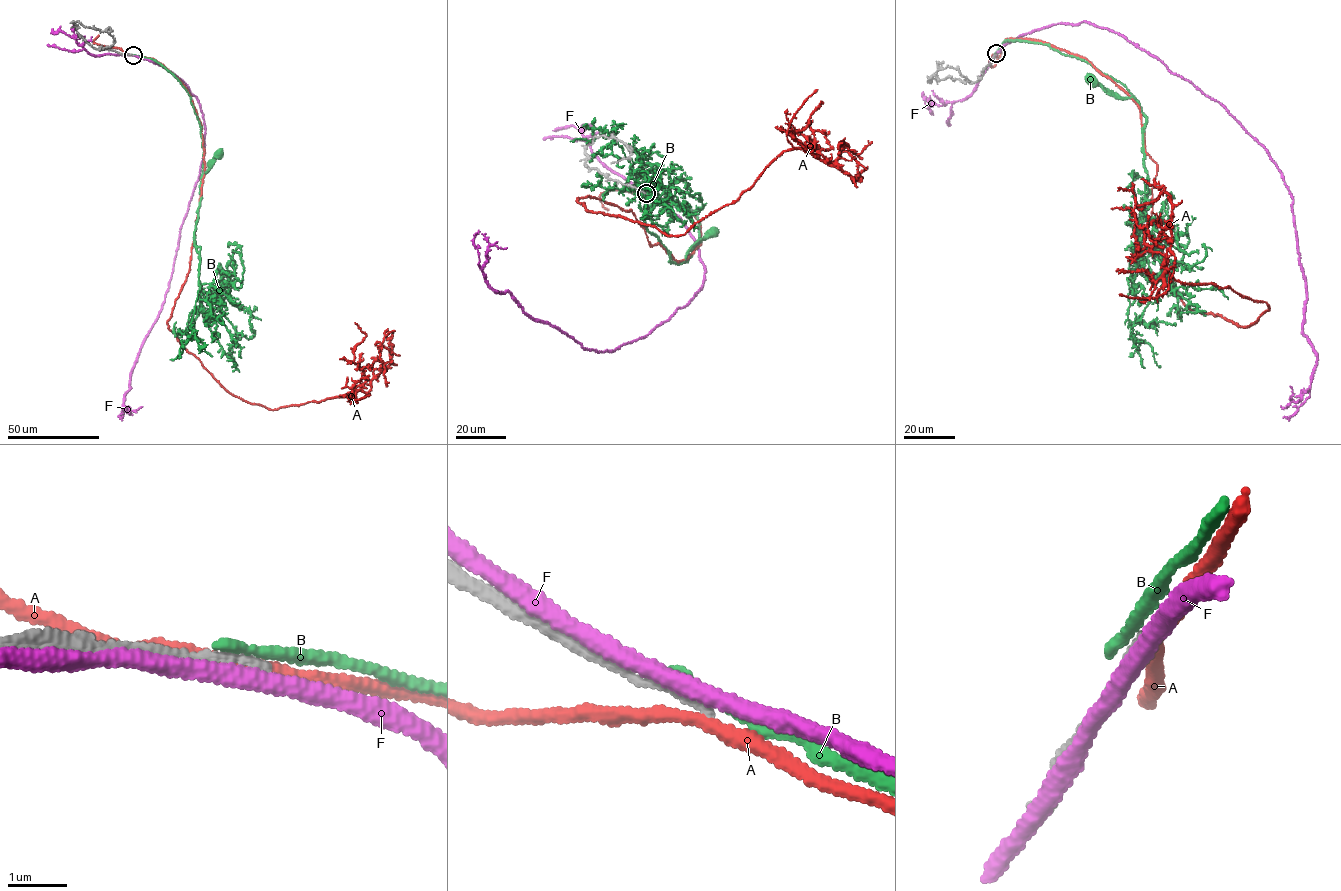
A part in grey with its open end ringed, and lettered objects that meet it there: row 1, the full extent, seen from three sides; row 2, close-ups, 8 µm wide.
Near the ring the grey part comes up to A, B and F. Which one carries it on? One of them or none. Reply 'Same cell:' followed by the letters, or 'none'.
Same cell: none

